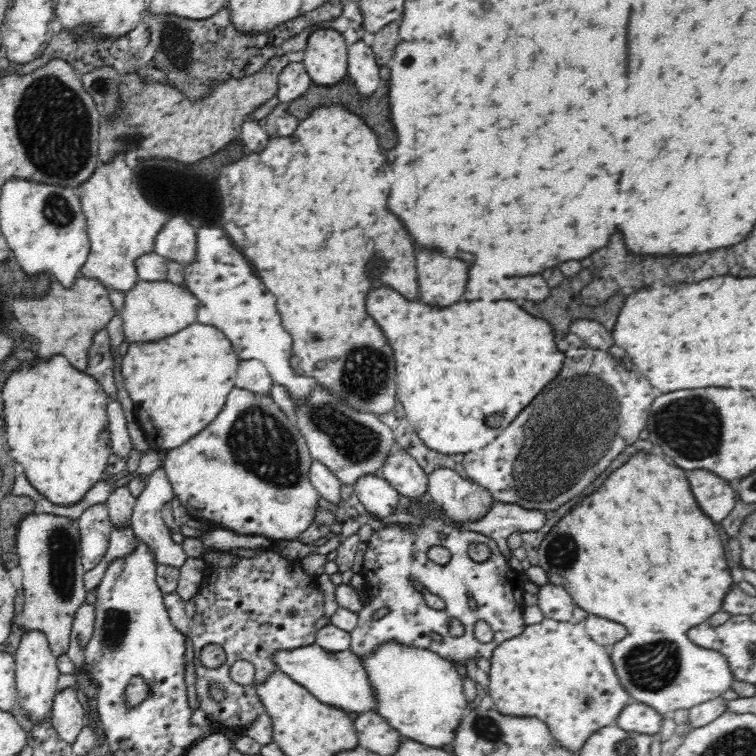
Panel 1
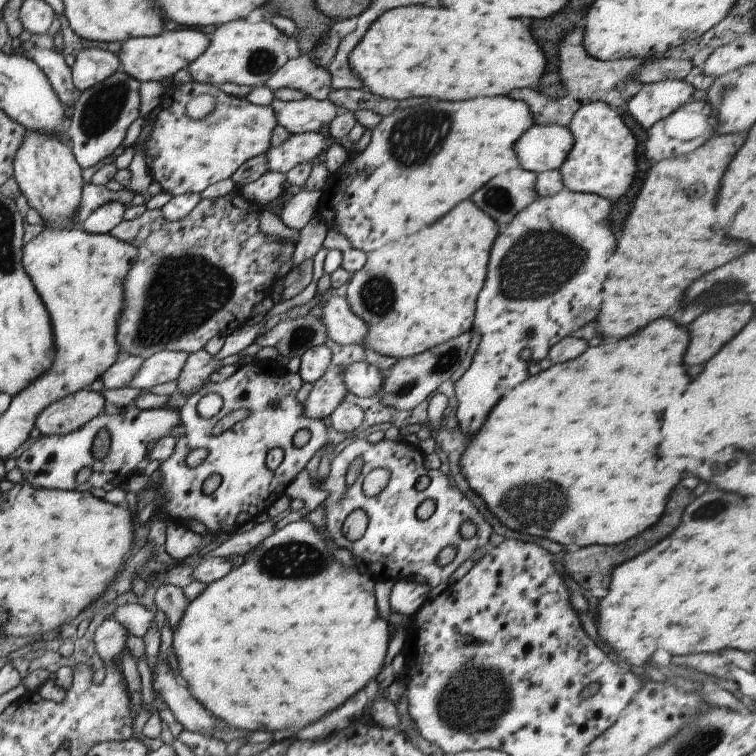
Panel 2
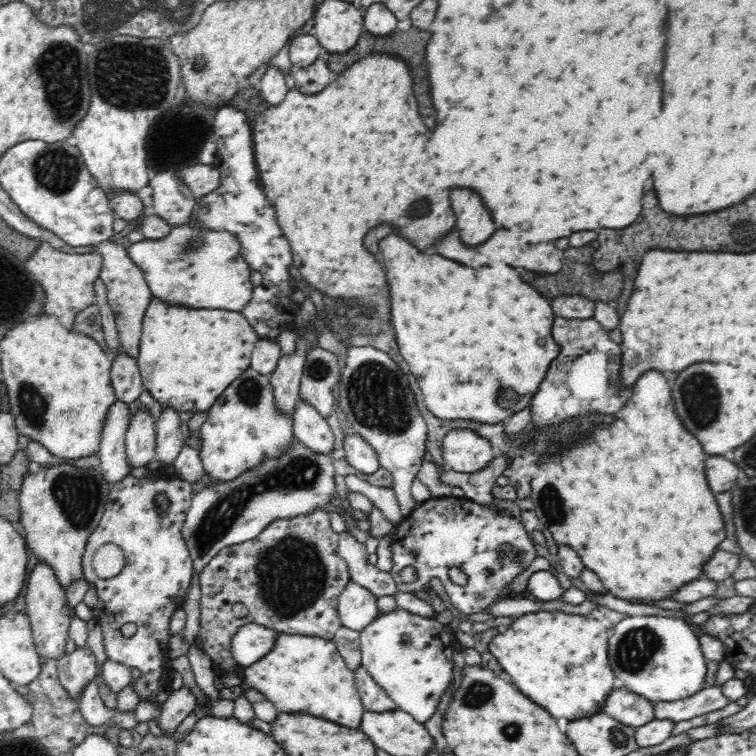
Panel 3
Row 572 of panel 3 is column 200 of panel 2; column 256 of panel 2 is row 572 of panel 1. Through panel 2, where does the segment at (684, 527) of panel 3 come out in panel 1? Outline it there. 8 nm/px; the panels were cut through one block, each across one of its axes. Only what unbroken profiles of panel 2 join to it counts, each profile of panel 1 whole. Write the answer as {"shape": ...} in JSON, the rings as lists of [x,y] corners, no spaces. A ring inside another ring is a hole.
{"shape":[[[640,452],[640,454],[632,456],[622,468],[612,472],[608,476],[608,480],[592,496],[588,496],[580,506],[574,506],[564,518],[560,518],[560,522],[556,522],[556,526],[552,526],[552,530],[546,534],[544,542],[538,548],[538,566],[544,568],[544,572],[548,576],[548,584],[564,586],[564,590],[572,596],[576,606],[580,606],[588,614],[608,618],[612,622],[626,626],[628,630],[644,628],[644,624],[650,624],[650,626],[656,626],[662,630],[662,624],[664,626],[672,624],[672,626],[678,626],[680,632],[686,632],[698,624],[706,624],[712,614],[722,612],[722,600],[724,600],[726,592],[730,590],[730,586],[734,586],[730,568],[728,568],[728,562],[724,556],[724,546],[720,542],[720,536],[716,536],[716,532],[718,532],[716,524],[708,516],[704,516],[702,510],[698,508],[698,504],[690,492],[690,484],[686,480],[684,470],[680,470],[672,464],[666,464],[662,456]]]}

